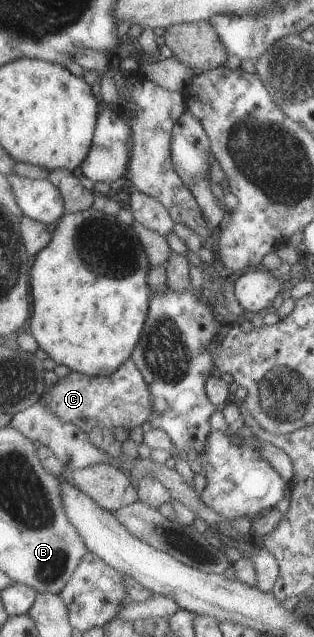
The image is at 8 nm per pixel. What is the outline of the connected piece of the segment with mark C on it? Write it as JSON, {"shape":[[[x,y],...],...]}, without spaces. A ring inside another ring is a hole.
{"shape":[[[132,359],[125,361],[115,373],[108,376],[88,376],[71,371],[50,386],[40,402],[63,422],[73,422],[86,432],[93,431],[95,427],[111,430],[117,426],[129,431],[143,421],[149,422],[154,408],[147,380]]]}

